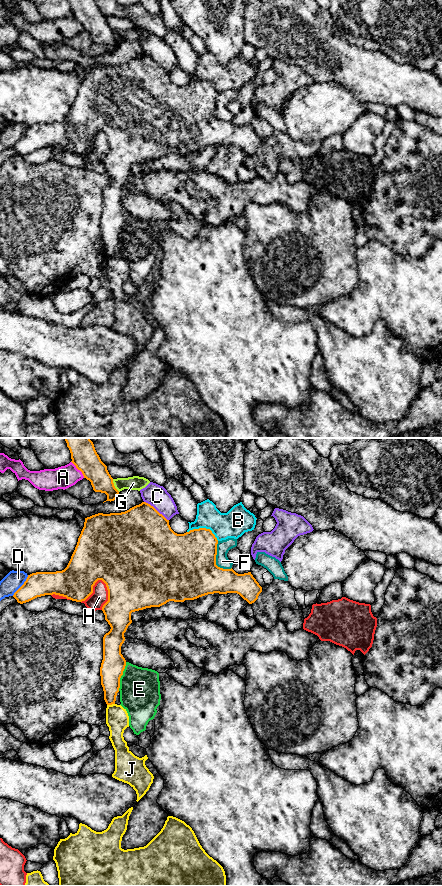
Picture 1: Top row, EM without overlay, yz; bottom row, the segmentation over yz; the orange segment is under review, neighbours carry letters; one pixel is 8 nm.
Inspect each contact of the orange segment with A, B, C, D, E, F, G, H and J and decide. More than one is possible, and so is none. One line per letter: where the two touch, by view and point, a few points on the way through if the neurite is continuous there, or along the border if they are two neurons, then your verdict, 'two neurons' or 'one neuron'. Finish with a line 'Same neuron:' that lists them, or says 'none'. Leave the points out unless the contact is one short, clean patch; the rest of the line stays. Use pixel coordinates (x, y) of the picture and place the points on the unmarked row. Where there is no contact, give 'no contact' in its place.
A: contact yz (78, 21); border yz (71, 13), (84, 29); two neurons
B: contact yz (204, 80); two neurons
C: contact yz (155, 61); two neurons
D: contact yz (22, 137); two neurons
E: contact yz (121, 227); border yz (126, 214), (118, 242); two neurons
F: contact yz (215, 112); two neurons
G: contact yz (113, 37); border yz (112, 31), (113, 37), (119, 43); two neurons
H: contact yz (92, 140); two neurons
J: contact yz (110, 256); border yz (114, 255), (107, 257); two neurons
Same neuron: none

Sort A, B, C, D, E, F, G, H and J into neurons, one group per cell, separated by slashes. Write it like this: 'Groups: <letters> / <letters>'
Groups: A / B / C / D / E / F G / H / J

